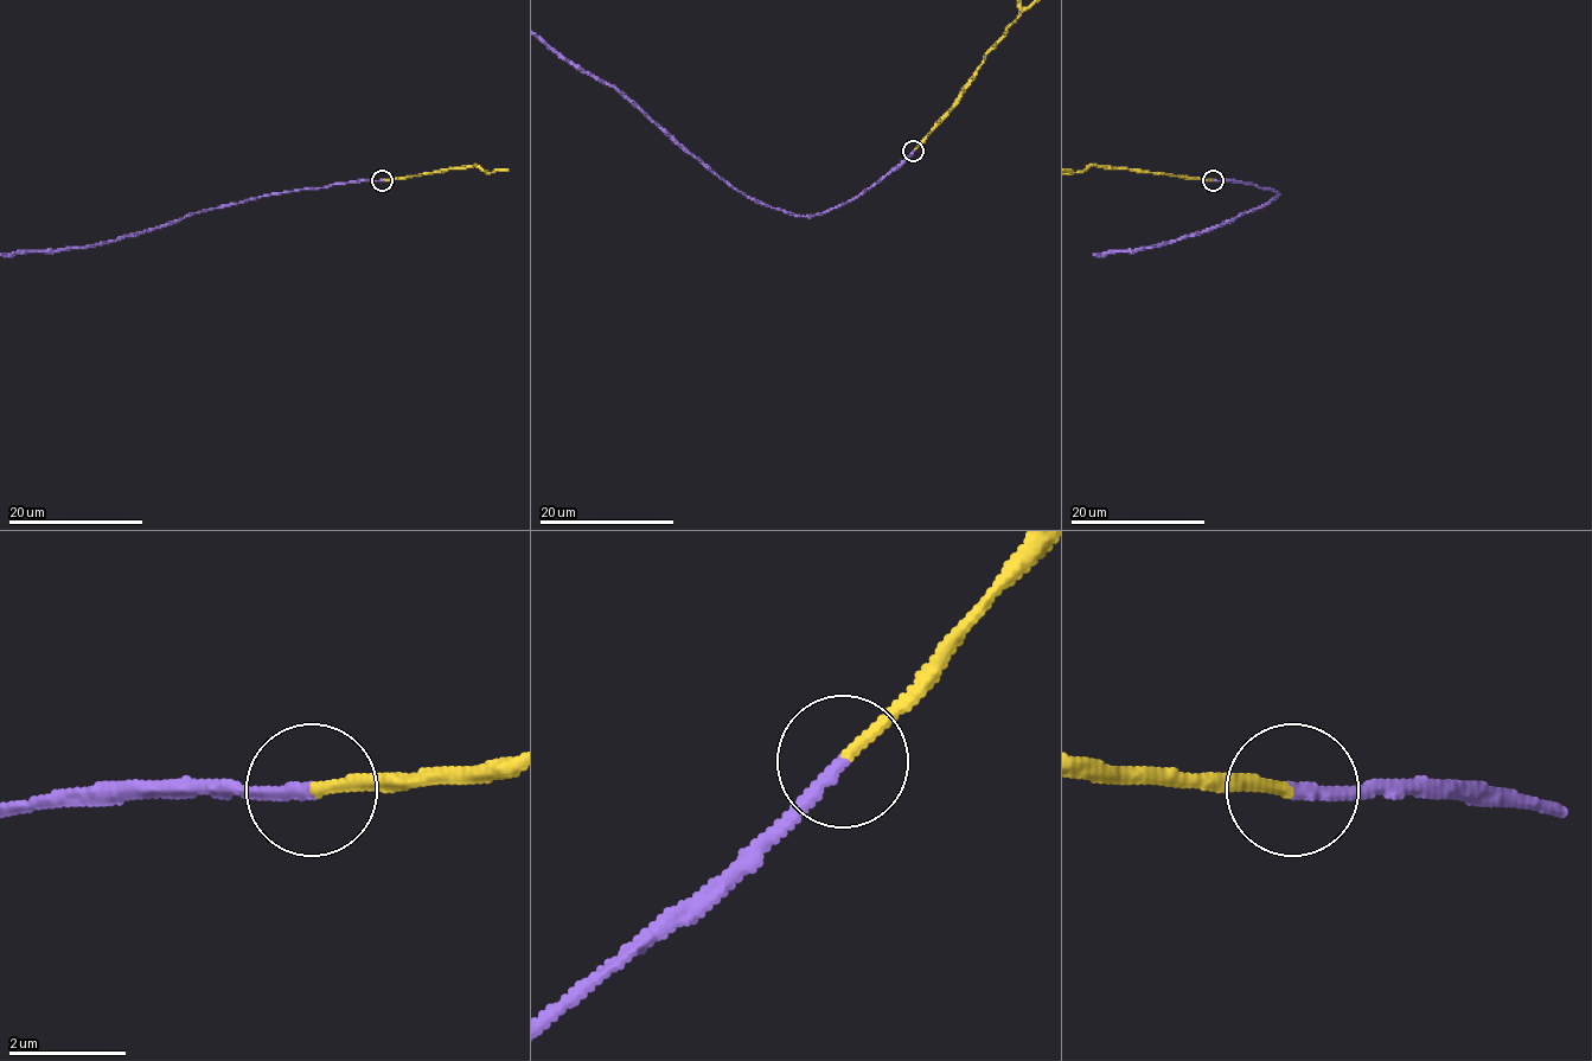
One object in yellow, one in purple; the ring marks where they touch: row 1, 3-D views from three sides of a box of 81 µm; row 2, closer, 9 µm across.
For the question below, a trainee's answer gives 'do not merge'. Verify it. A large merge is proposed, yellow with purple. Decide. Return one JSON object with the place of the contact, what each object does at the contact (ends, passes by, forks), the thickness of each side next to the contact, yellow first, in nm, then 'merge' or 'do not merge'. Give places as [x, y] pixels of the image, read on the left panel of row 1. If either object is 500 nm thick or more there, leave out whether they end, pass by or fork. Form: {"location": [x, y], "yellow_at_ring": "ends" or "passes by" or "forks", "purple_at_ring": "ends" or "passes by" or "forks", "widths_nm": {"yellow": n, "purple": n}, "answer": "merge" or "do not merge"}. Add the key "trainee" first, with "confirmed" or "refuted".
{"trainee": "refuted", "location": [382, 180], "yellow_at_ring": "ends", "purple_at_ring": "ends", "widths_nm": {"yellow": 170, "purple": 190}, "answer": "merge"}

